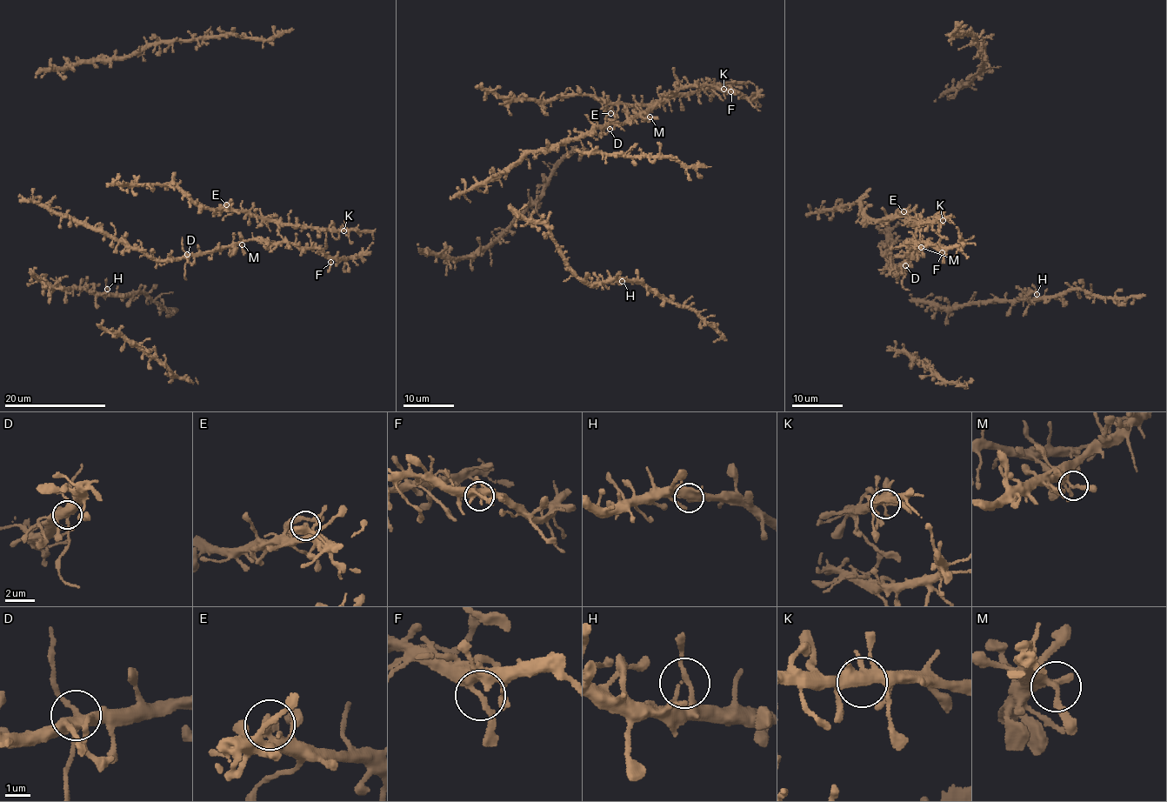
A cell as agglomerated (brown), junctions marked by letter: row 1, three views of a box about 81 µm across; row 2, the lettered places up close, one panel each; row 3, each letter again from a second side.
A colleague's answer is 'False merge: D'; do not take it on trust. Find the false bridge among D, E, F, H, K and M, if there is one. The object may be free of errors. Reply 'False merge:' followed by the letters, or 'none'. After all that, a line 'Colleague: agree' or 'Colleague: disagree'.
False merge: D
Colleague: agree

